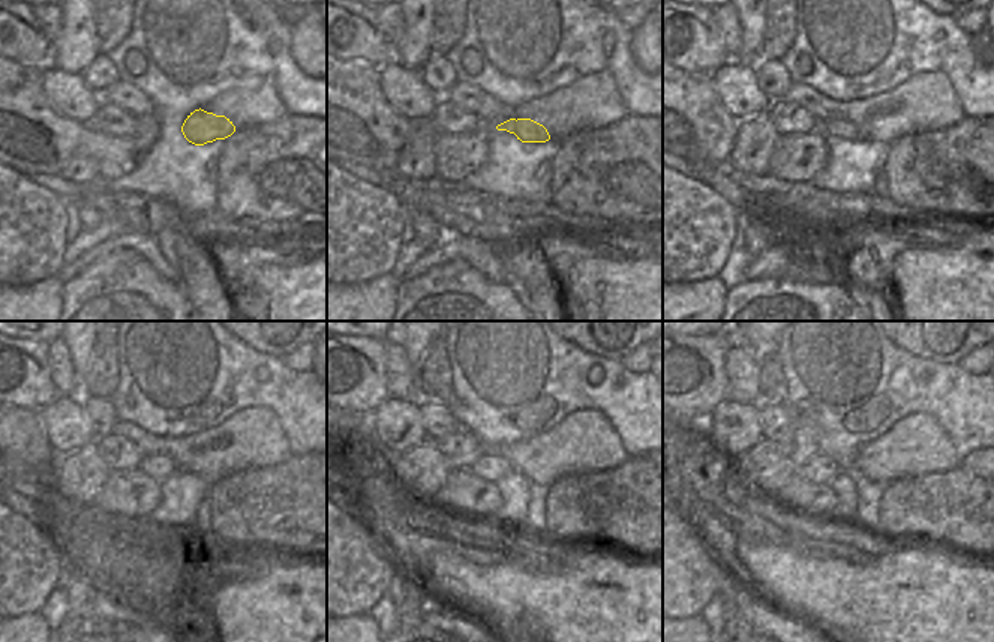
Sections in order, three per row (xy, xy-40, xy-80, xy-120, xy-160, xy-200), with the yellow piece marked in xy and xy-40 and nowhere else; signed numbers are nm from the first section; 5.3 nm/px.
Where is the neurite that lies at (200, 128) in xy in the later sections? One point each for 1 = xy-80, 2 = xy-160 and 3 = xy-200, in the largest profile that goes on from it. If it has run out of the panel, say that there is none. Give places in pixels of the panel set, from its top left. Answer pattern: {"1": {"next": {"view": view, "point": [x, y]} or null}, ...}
{"1": {"next": {"view": "xy-80", "point": [829, 129]}}, "2": {"next": {"view": "xy-160", "point": [492, 468]}}, "3": {"next": {"view": "xy-200", "point": [820, 470]}}}

